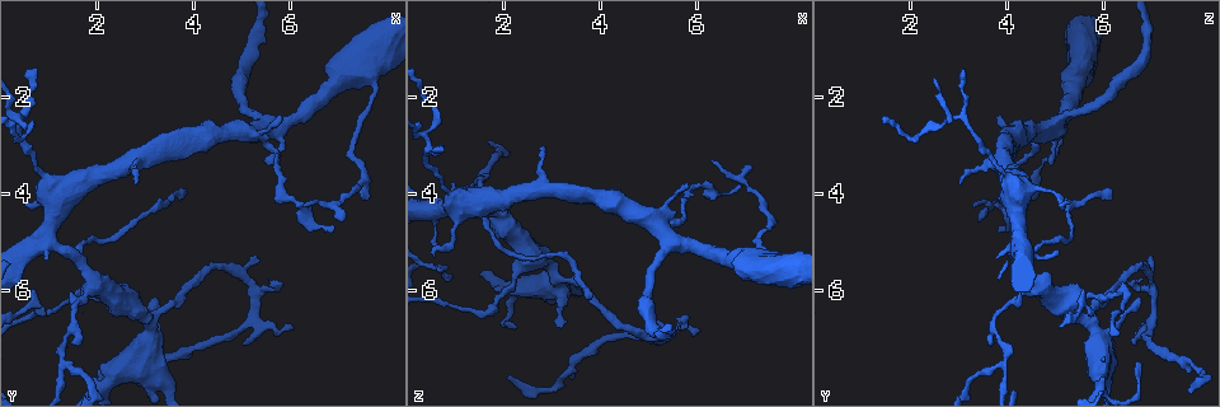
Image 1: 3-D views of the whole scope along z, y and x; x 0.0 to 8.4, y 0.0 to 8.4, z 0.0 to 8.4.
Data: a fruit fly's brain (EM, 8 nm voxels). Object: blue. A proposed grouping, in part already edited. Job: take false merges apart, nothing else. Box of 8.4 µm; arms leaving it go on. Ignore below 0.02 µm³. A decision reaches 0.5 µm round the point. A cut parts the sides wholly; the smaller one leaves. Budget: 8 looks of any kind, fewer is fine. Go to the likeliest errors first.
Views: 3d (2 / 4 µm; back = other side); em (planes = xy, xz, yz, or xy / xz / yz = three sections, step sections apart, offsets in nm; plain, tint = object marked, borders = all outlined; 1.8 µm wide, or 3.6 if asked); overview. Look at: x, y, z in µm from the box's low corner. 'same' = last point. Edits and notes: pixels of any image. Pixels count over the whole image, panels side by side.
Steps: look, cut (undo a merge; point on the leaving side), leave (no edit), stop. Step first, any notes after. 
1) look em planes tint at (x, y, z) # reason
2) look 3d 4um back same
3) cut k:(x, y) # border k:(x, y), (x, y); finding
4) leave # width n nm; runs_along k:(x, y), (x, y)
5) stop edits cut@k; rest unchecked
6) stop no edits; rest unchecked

look em yz step 4 tint at (5.55, 2.65, 5.00) # abrupt turn

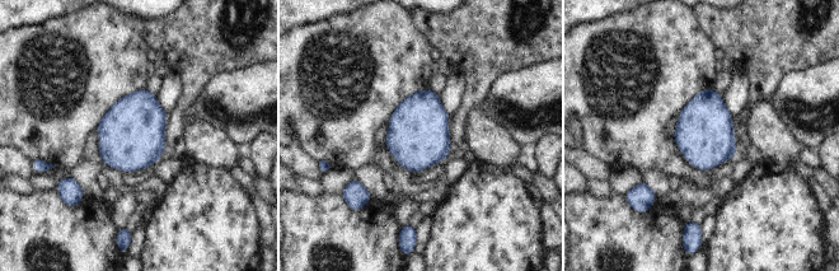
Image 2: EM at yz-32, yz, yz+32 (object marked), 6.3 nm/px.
leave # all the same neuron

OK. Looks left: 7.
look 3d 4um at (1.25, 7.50, 3.90) # abrupt turn

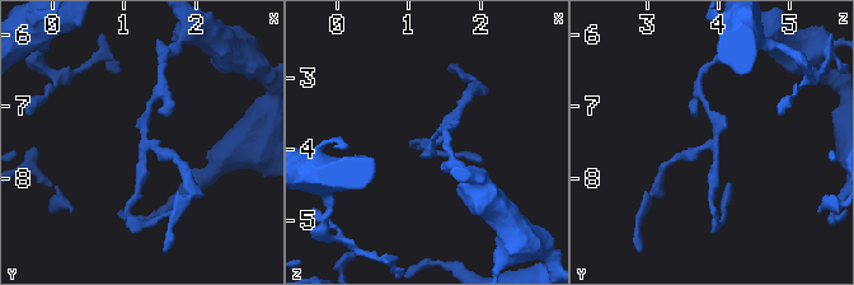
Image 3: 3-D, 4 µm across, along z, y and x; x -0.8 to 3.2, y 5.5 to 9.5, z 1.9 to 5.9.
look em planes plain at (1.25, 7.45, 4.00) # arms 3

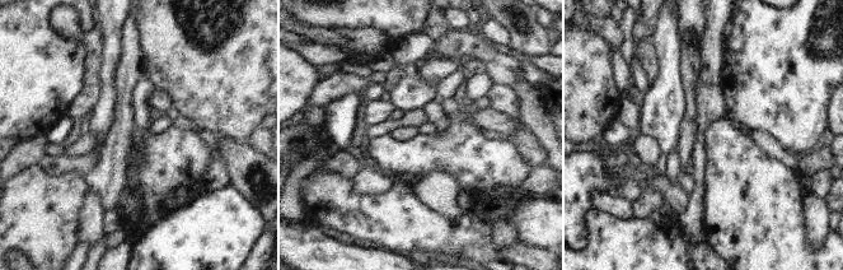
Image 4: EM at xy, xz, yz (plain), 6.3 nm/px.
look em planes tint same # where the object lies

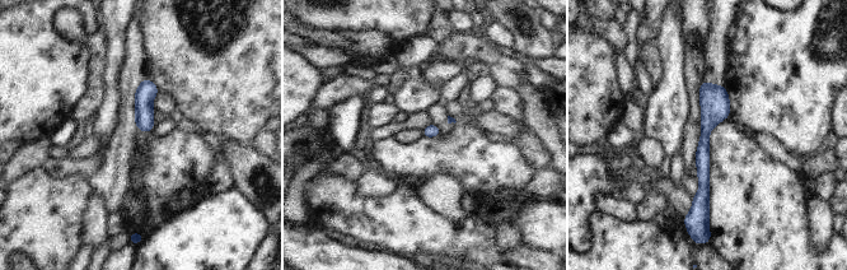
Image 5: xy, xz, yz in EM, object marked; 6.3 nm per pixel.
leave # width 90 nm; one neuron here

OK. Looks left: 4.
look em planes tint at (3.05, 6.50, 5.70) # four arms meet

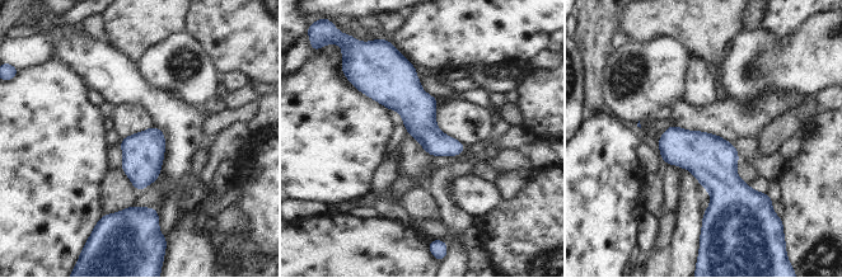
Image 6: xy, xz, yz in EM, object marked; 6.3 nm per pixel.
leave # width 220 nm; continuous, no second neuron

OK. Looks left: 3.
look em 3.6um xy step 8 tint at (7.20, 1.50, 5.45)

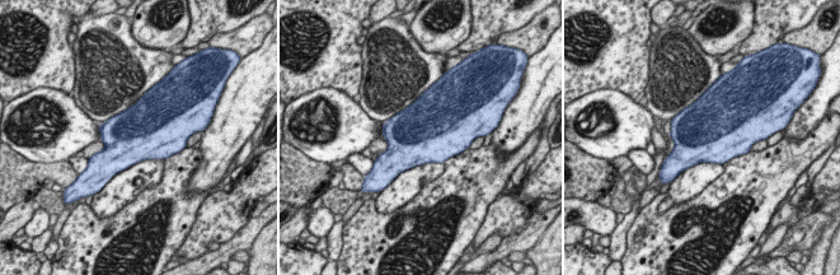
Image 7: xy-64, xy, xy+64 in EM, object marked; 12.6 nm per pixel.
look em 3.6um planes tint same # cut it another way

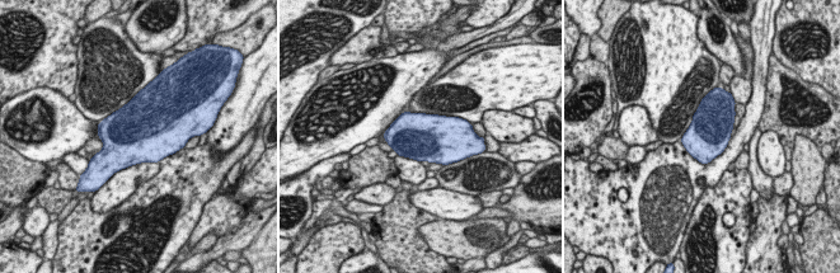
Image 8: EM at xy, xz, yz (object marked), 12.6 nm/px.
leave # continuous, no second neuron

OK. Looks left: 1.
stop no edits; rest unchecked

